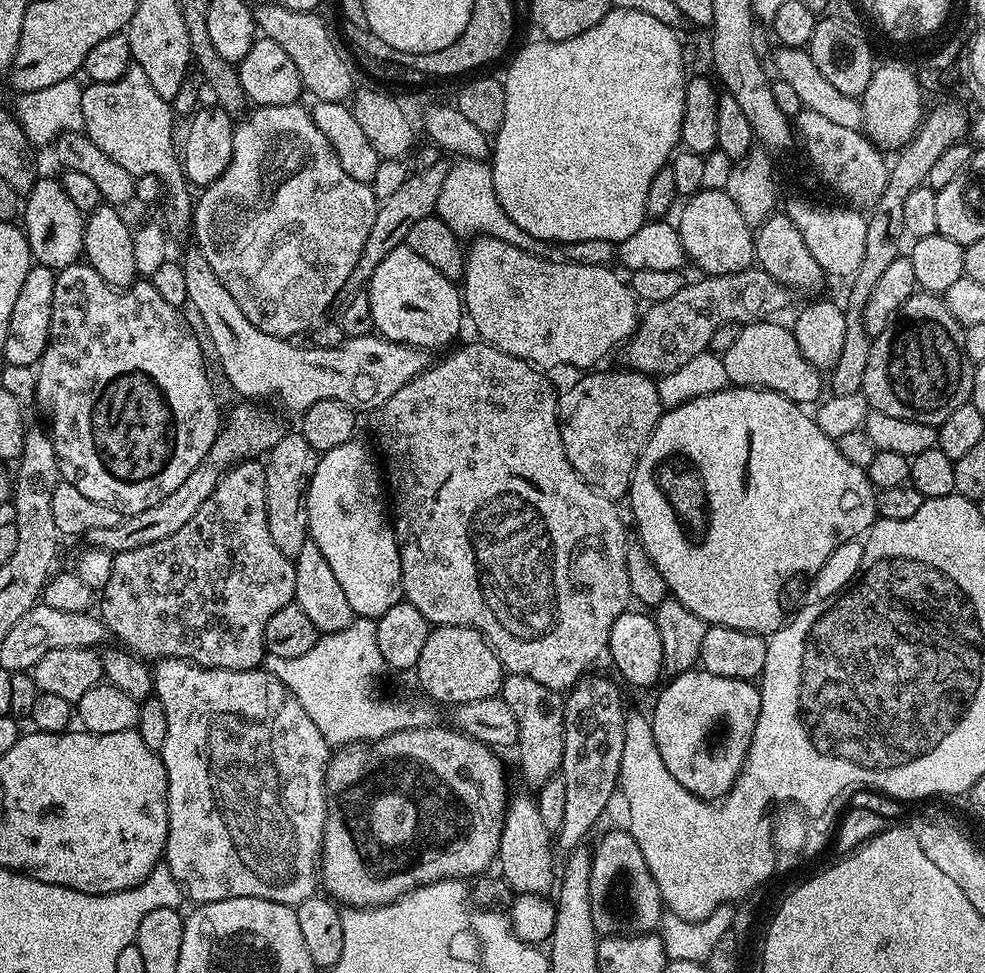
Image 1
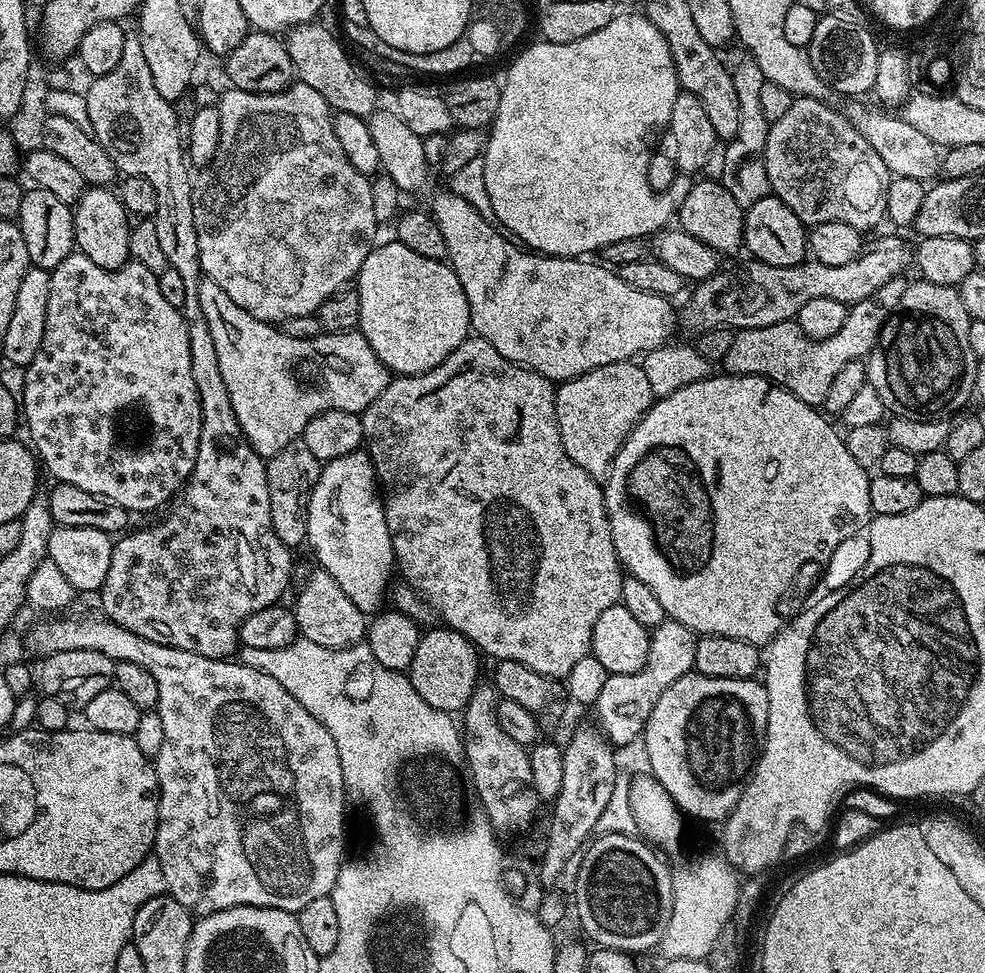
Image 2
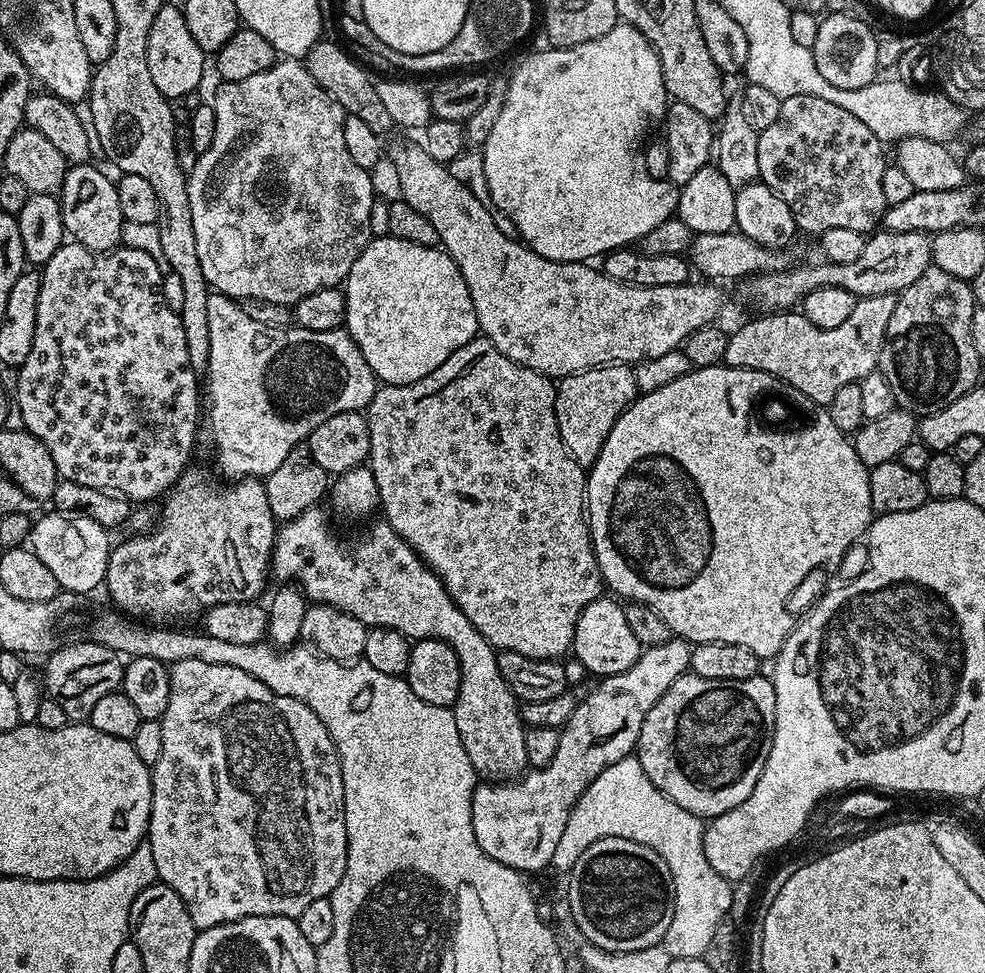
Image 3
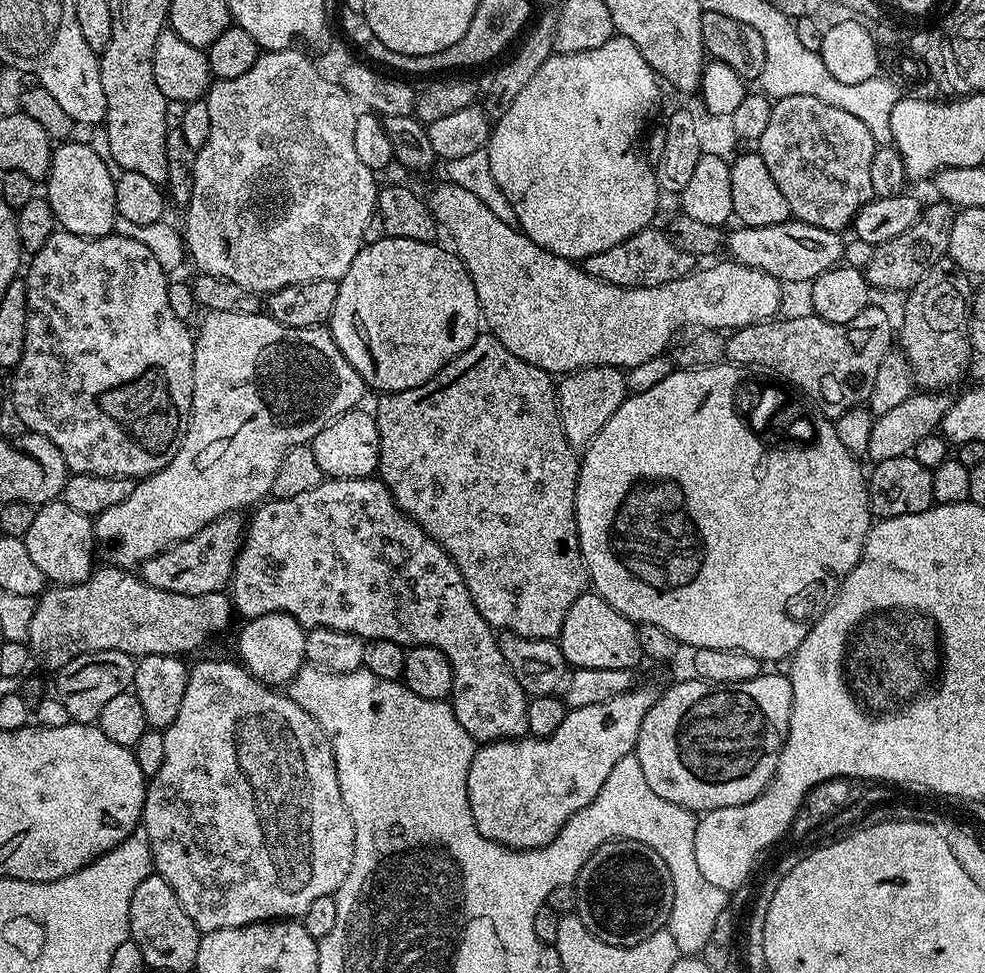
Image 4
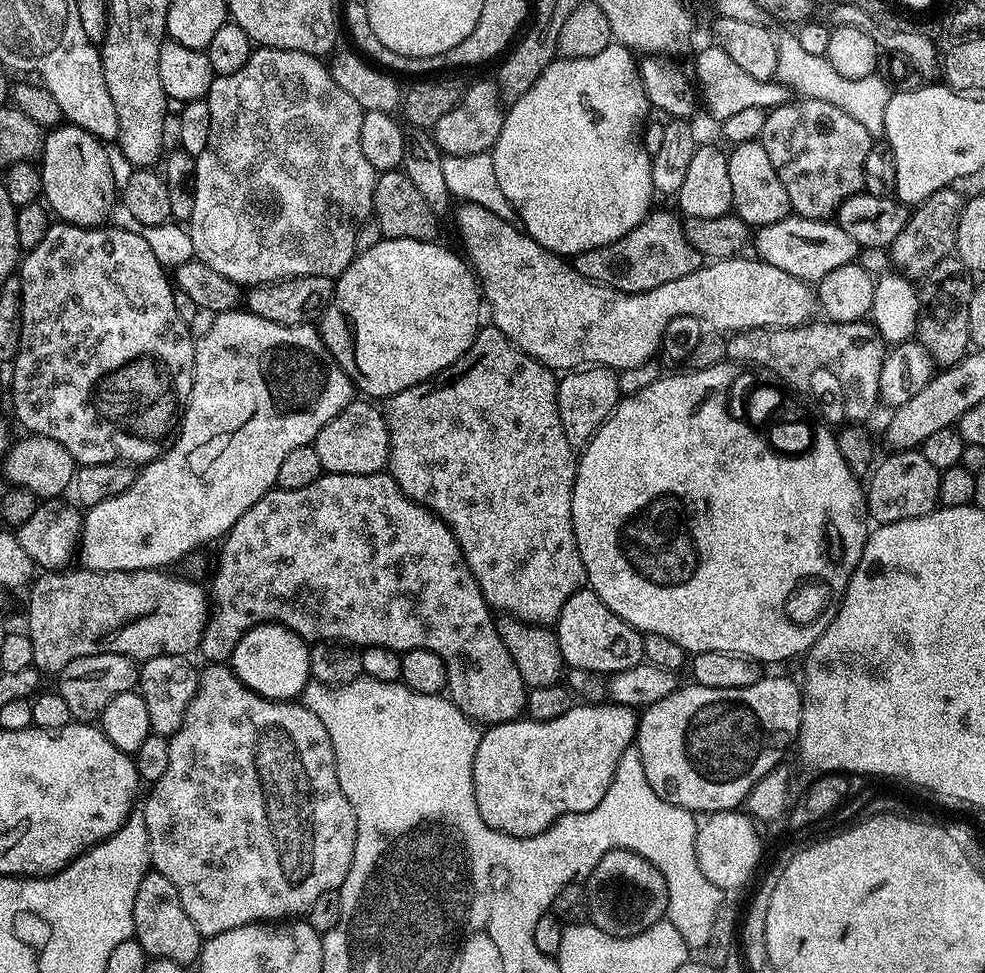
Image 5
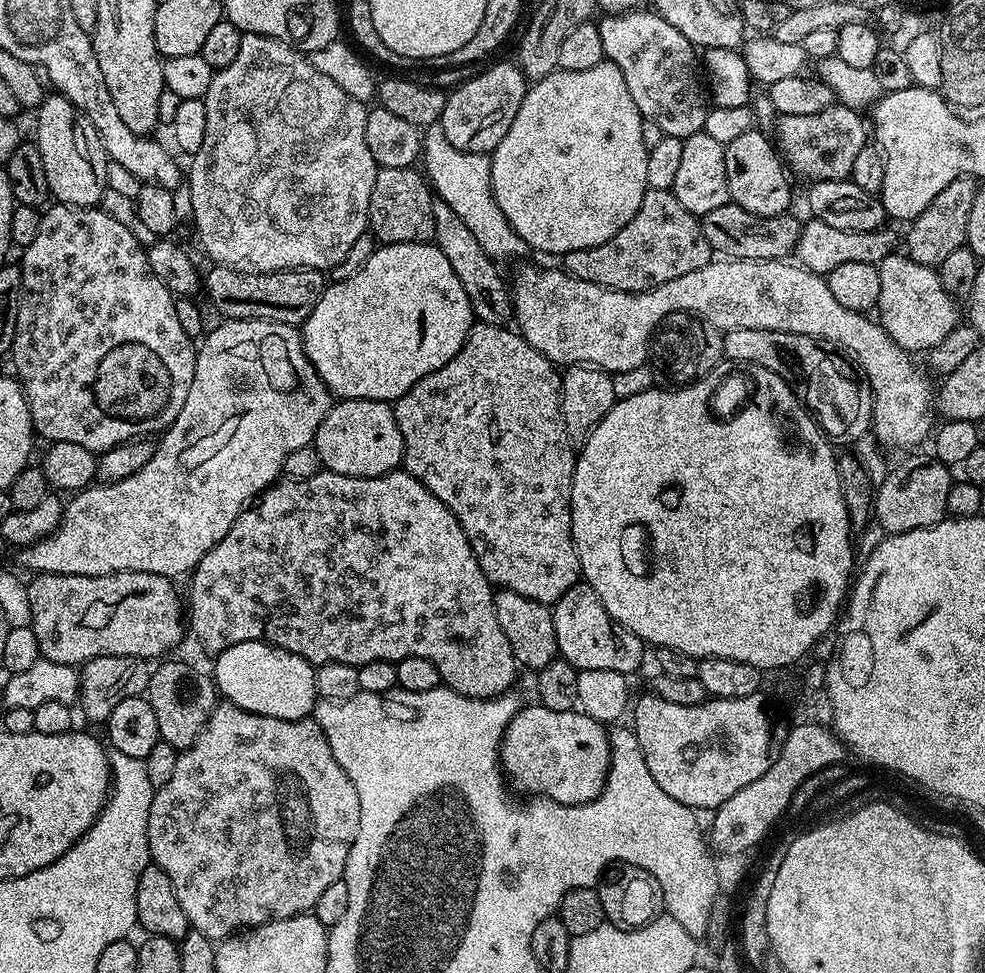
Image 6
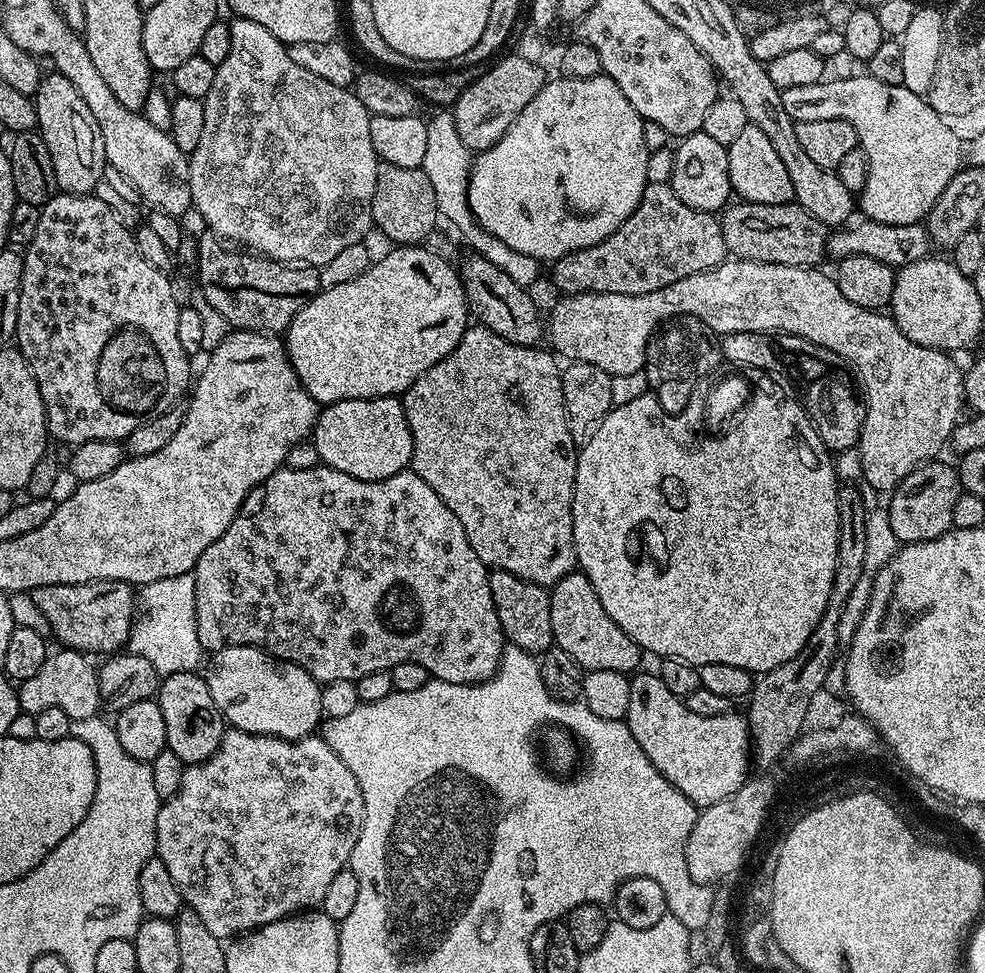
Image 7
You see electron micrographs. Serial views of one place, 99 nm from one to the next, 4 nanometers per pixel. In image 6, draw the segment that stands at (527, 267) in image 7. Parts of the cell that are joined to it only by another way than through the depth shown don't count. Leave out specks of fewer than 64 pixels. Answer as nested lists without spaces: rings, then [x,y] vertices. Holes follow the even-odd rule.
[[[434,123],[422,136],[422,168],[433,193],[446,202],[446,206],[450,206],[450,210],[454,210],[454,214],[466,222],[466,226],[470,226],[474,238],[478,238],[478,243],[488,256],[497,262],[503,262],[520,260],[524,255],[529,255],[528,244],[512,229],[492,193],[491,155],[450,146],[439,123]]]

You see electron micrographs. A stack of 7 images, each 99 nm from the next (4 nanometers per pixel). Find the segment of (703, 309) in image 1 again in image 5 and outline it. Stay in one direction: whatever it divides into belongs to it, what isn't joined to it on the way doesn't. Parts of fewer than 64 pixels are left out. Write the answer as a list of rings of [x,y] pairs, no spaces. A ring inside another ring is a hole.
[[[952,186],[930,194],[930,198],[909,215],[902,234],[898,234],[896,241],[891,244],[893,265],[909,278],[927,278],[938,262],[953,255],[958,238],[958,218],[962,218],[964,202],[965,197]]]

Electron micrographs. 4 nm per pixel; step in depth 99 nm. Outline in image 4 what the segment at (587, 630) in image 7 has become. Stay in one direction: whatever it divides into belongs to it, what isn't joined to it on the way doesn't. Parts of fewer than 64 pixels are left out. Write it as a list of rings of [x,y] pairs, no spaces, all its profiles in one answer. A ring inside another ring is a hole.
[[[585,590],[578,602],[574,602],[570,610],[566,610],[566,622],[562,622],[558,643],[565,660],[573,669],[635,669],[636,663],[641,663],[642,660],[636,624],[614,610],[614,606],[610,606],[610,602],[606,602],[594,590]]]

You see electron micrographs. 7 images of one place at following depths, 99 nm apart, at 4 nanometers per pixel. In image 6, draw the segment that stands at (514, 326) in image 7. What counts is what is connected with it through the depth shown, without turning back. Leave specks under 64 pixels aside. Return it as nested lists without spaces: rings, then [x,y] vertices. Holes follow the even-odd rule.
[[[439,198],[434,199],[434,234],[436,247],[446,254],[454,274],[458,274],[458,282],[462,282],[462,290],[466,290],[466,298],[470,298],[473,317],[485,324],[507,325],[514,316],[509,281],[504,281],[503,274],[496,269],[499,268],[497,261],[482,250],[470,226],[466,226],[466,222],[462,222],[462,218],[458,218],[458,214]]]

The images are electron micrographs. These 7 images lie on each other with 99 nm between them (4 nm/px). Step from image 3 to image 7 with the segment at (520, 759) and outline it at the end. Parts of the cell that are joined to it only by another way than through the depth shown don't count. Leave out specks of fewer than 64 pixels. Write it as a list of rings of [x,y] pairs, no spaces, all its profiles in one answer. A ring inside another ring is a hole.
[[[285,466],[250,490],[226,534],[210,542],[210,546],[202,550],[202,558],[198,558],[192,572],[196,587],[198,642],[208,654],[221,652],[230,646],[260,648],[277,660],[288,660],[306,670],[306,674],[313,676],[321,686],[343,680],[354,682],[366,674],[391,670],[402,662],[418,662],[418,666],[426,666],[429,677],[442,682],[481,684],[496,675],[496,667],[504,657],[506,647],[504,631],[498,622],[498,610],[494,610],[494,598],[490,598],[489,571],[482,558],[474,554],[474,546],[470,546],[466,530],[462,530],[462,522],[458,522],[454,510],[450,510],[450,506],[446,506],[446,502],[442,502],[442,498],[434,494],[434,490],[430,490],[416,472],[405,470],[381,480],[359,480],[327,466],[310,470],[294,470]]]

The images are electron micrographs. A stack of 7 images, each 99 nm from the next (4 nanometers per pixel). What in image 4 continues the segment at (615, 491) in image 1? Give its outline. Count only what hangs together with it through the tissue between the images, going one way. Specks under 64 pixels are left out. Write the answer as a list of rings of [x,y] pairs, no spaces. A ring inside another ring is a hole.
[[[595,364],[589,368],[579,368],[576,372],[567,373],[559,381],[556,389],[556,402],[560,406],[560,421],[562,430],[568,439],[568,445],[573,450],[583,450],[614,418],[614,410],[622,406],[622,402],[629,395],[628,382],[625,373],[618,368],[611,368],[609,364]]]

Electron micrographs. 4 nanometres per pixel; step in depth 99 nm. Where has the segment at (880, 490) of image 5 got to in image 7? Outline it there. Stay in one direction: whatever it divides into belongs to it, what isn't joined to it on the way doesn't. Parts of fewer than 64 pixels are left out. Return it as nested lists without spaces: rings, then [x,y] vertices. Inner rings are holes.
[[[929,462],[920,464],[913,472],[906,474],[902,482],[887,497],[886,507],[889,514],[890,527],[894,530],[894,538],[901,545],[917,544],[938,538],[942,534],[951,532],[953,529],[952,519],[954,518],[954,505],[958,503],[961,494],[960,473],[955,467],[941,462]]]

